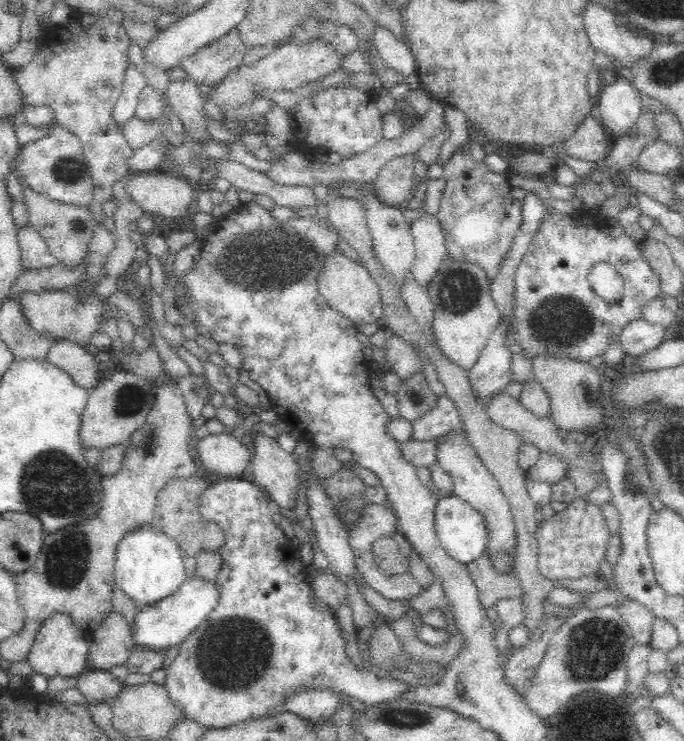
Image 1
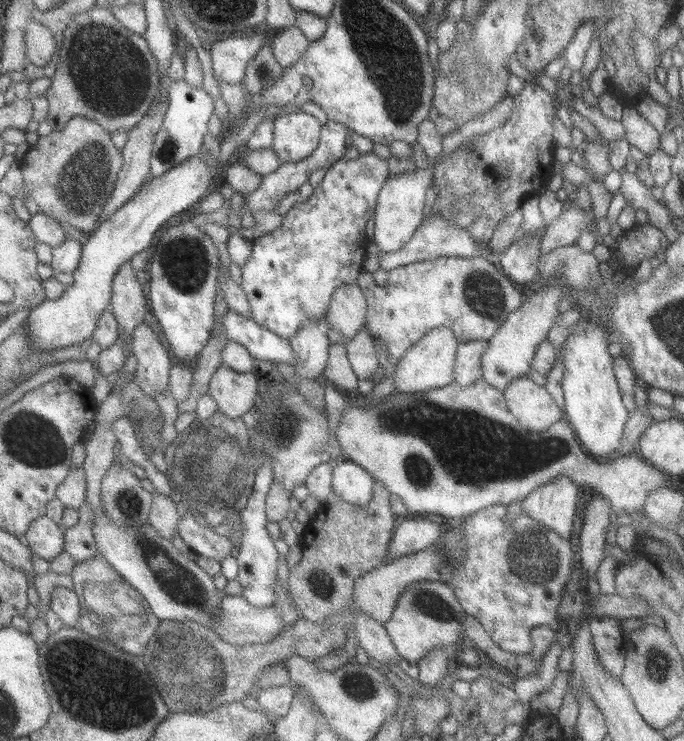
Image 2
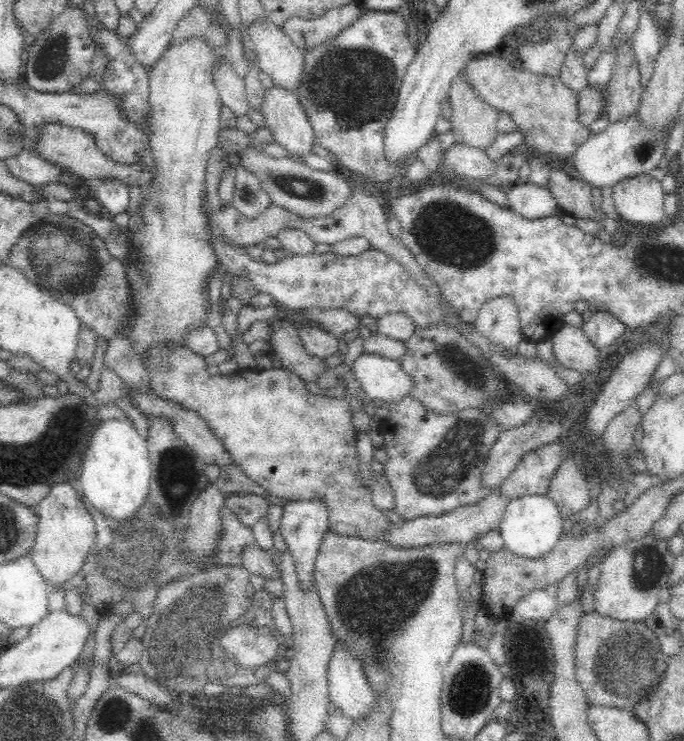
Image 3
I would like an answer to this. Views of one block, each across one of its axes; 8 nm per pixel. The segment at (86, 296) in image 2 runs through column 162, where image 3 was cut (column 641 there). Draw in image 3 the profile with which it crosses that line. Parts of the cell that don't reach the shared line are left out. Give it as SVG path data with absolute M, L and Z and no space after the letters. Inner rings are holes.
M648 174L626 178L613 187L613 204L617 213L632 226L656 228L668 221L664 212L665 193L661 182Z

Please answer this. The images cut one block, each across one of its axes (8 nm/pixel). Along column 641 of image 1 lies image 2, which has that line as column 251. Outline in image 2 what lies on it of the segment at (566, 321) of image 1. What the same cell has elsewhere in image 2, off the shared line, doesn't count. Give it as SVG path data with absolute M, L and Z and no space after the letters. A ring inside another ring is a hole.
M375 154L339 159L315 186L312 198L297 204L283 217L281 228L253 240L253 254L241 268L241 285L251 304L251 319L290 339L307 322L321 322L327 316L335 290L358 282L365 262L365 249L370 242L365 235L365 226L375 216L381 190L391 176L388 160Z

